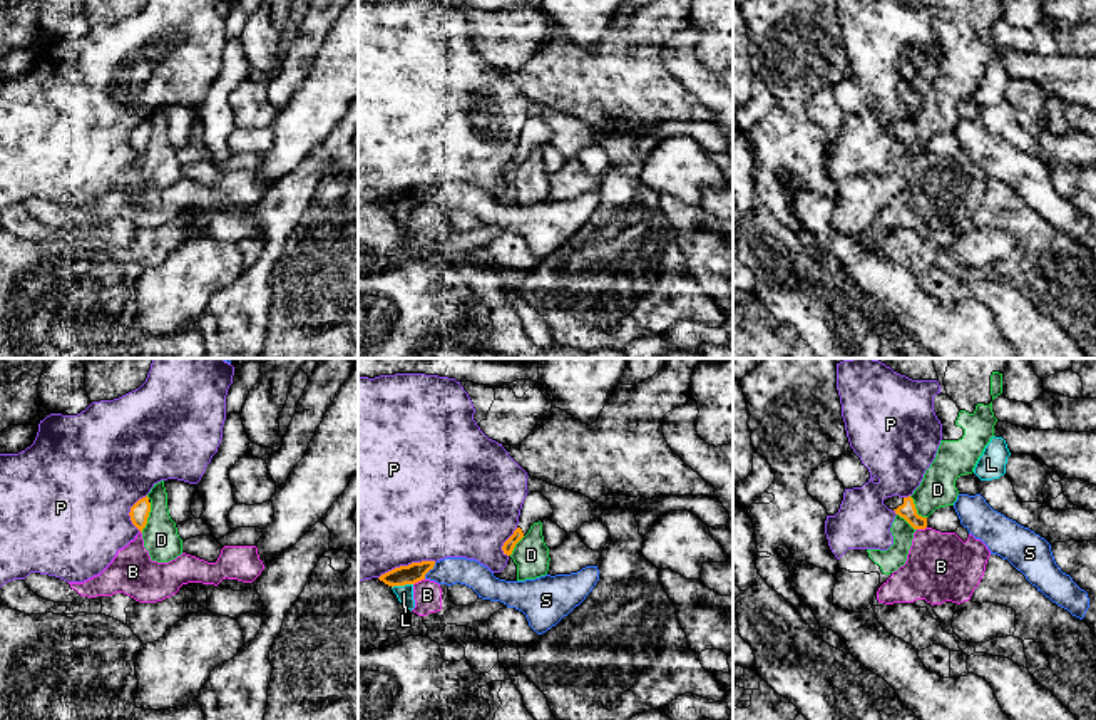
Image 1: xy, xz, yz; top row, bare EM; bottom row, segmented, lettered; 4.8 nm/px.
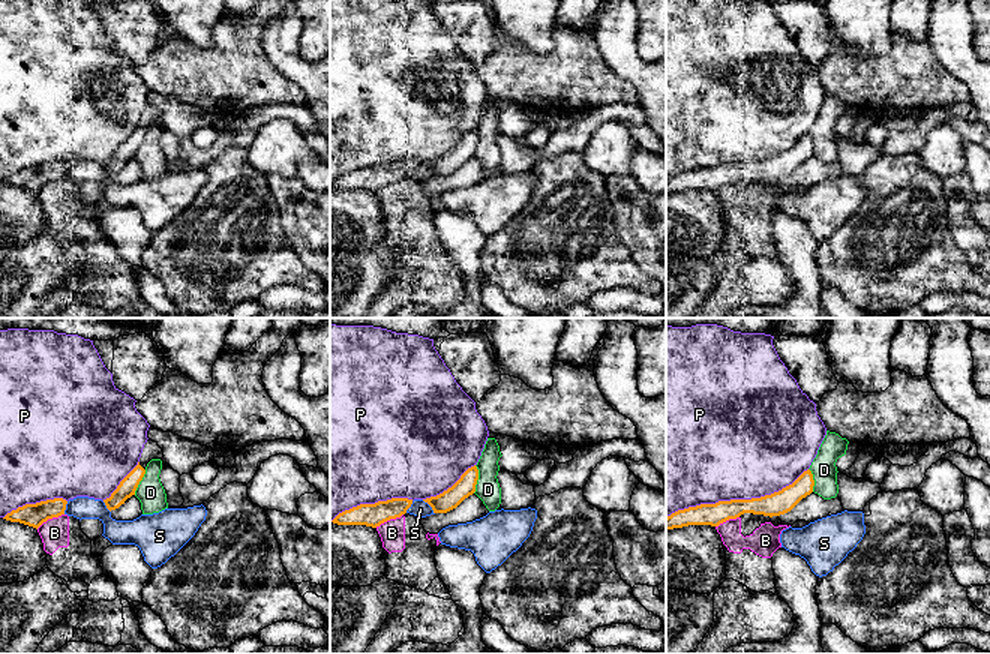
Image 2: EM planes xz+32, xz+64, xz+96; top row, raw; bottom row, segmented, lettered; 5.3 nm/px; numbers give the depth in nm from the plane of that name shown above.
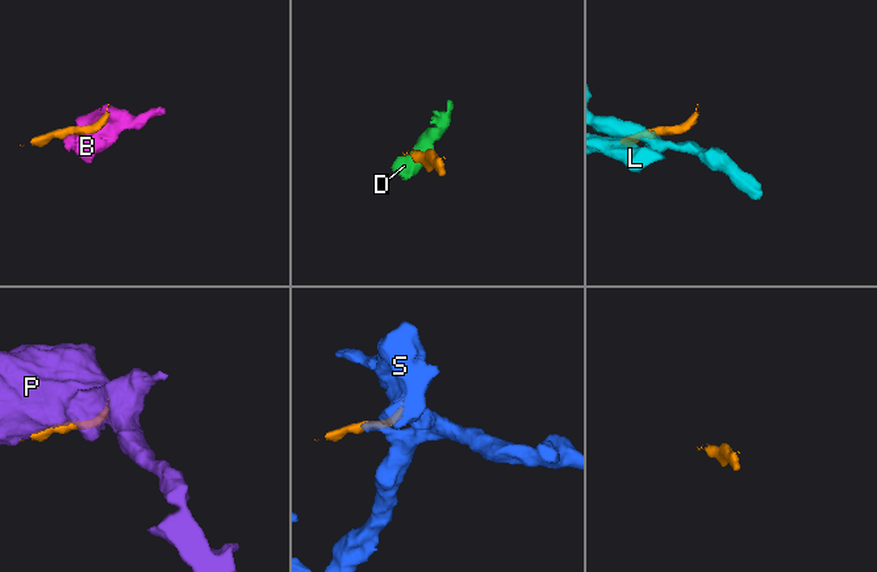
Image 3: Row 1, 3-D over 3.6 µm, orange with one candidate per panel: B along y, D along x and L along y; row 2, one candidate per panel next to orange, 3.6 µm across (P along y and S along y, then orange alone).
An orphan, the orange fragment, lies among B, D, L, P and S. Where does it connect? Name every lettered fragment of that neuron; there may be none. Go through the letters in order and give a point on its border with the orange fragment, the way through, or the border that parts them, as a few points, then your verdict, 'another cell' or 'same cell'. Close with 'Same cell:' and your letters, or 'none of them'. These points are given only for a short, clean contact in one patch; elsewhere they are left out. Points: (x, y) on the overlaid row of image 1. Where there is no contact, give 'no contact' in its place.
B: meets orange in xz at (419, 580); another cell
D: meets orange in xy at (148, 516); border along xy (151, 503), (148, 523), (141, 531); another cell
L: meets orange in xz at (402, 585); border along xz (412, 583), (392, 588); another cell
P: meets orange in xz at (409, 565); another cell
S: meets orange in xz at (429, 570); another cell
Same cell: none of them

